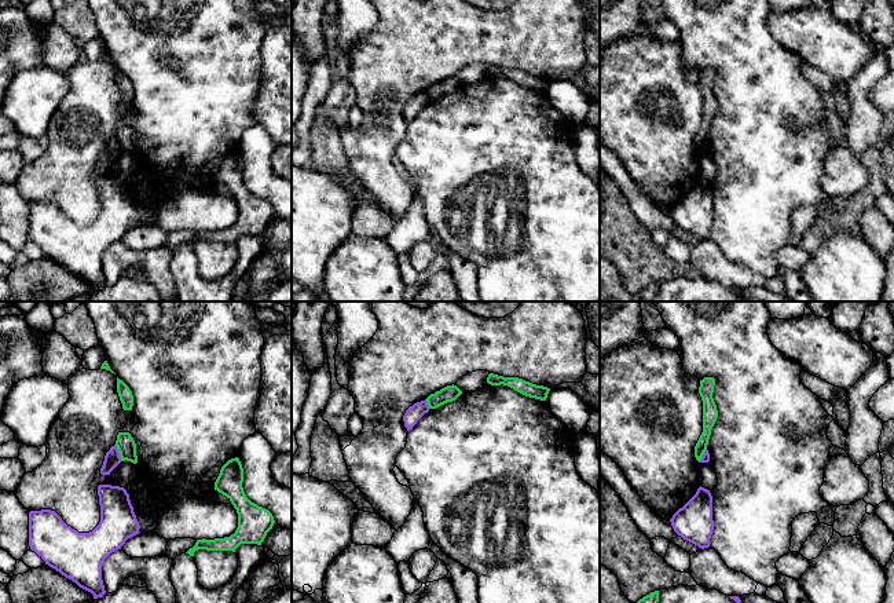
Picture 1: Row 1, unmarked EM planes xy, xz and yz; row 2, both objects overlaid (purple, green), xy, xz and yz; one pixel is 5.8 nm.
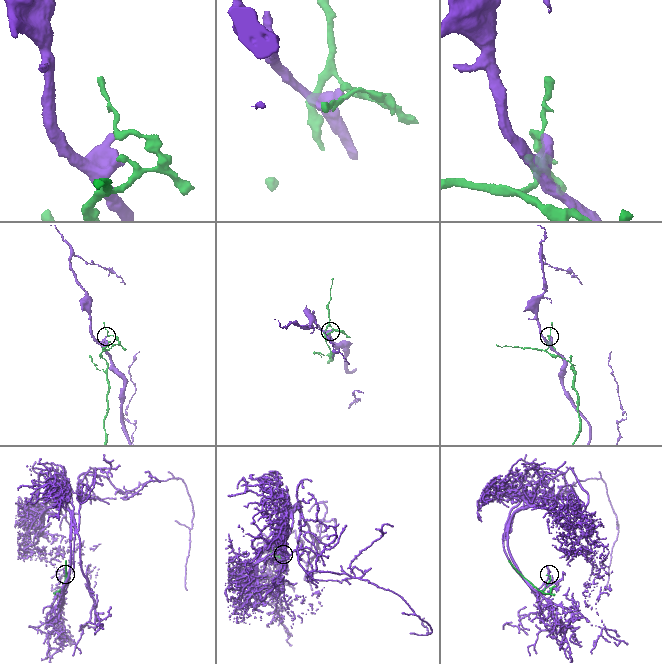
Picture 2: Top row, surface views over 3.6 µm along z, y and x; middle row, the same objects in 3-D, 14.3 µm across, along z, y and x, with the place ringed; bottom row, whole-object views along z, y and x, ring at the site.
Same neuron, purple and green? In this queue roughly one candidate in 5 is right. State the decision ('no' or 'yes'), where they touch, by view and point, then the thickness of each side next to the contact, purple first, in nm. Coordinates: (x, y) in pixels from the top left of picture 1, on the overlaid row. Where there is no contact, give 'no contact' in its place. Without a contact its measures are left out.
no; contact xy (118, 453); calibres 90 and 110 nm

